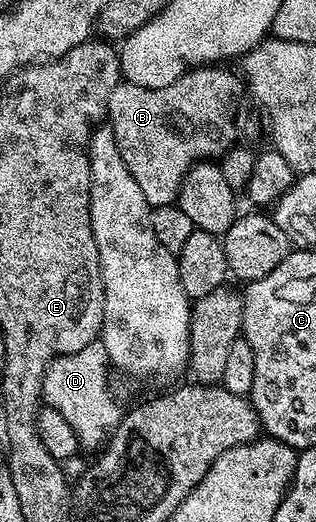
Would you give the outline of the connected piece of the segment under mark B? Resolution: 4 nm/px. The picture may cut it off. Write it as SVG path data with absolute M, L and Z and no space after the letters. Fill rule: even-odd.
M201 66L193 68L190 72L185 72L170 86L162 86L161 88L147 88L146 86L134 86L127 82L117 84L115 90L110 94L110 102L108 103L107 123L114 130L114 138L118 142L118 150L122 150L122 162L126 162L126 170L130 170L130 174L134 174L134 182L138 182L142 194L146 198L146 202L151 204L153 208L162 206L163 204L173 203L180 194L180 181L184 179L189 168L194 162L208 162L213 158L219 158L225 152L237 147L247 136L252 136L256 132L256 128L252 125L252 120L248 117L246 109L240 105L240 95L245 95L246 85L239 75L236 76L232 72L227 72L224 66Z

